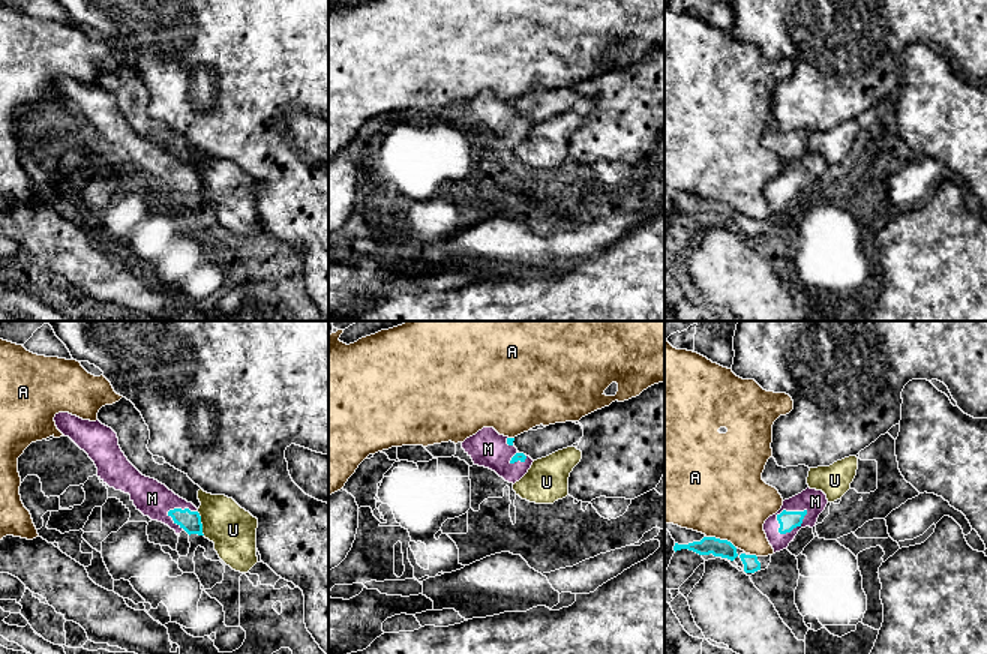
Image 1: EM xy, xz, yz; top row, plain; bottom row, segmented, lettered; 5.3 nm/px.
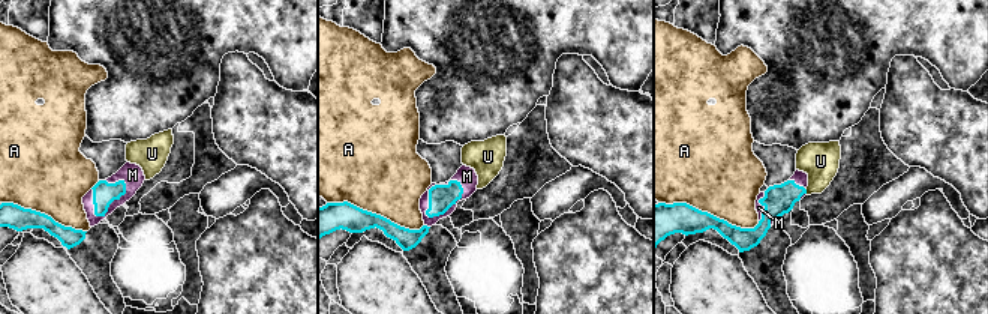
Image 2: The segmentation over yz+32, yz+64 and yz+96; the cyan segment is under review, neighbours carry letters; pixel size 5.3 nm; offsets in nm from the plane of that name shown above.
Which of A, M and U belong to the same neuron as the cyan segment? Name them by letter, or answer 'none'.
M

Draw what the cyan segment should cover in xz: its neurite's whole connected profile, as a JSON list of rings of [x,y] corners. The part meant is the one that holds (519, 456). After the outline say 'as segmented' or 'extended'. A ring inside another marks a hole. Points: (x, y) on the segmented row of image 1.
[[[483,428],[462,442],[474,465],[495,471],[508,483],[519,482],[531,468],[532,459],[519,453],[514,438],[500,435],[494,428]]]; extended

